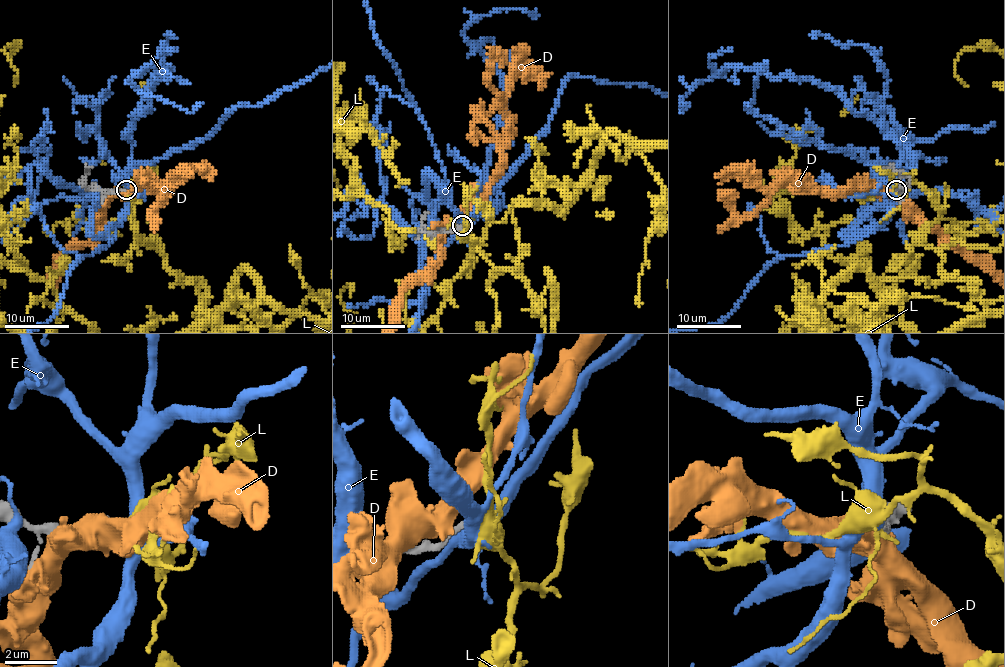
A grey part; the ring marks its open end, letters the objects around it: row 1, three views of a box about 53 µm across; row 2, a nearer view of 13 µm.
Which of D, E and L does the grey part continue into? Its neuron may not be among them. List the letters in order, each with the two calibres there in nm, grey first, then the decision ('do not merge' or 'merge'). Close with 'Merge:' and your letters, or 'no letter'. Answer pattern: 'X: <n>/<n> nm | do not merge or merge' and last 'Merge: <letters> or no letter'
D: 260/750 nm | do not merge
E: 220/400 nm | do not merge
L: 220/420 nm | merge
Merge: L

